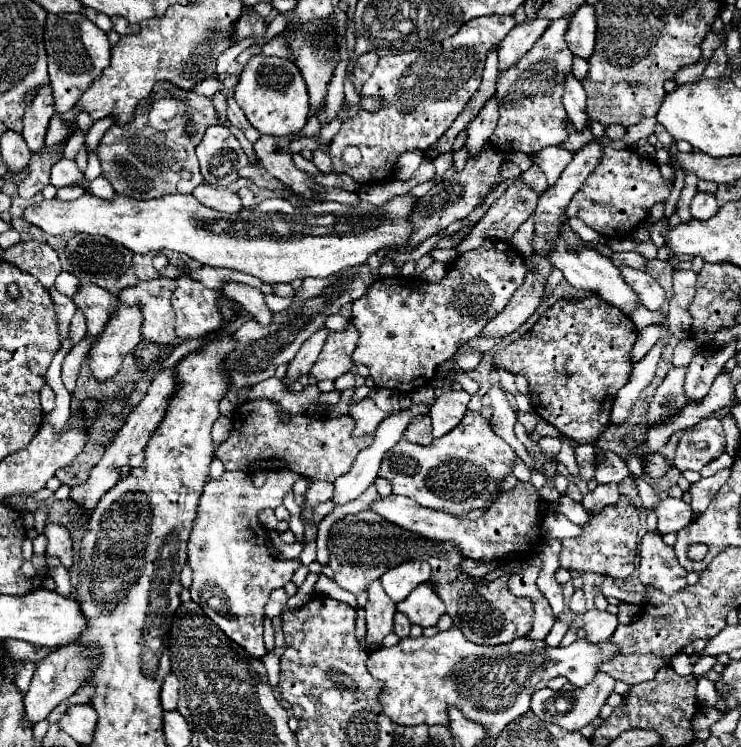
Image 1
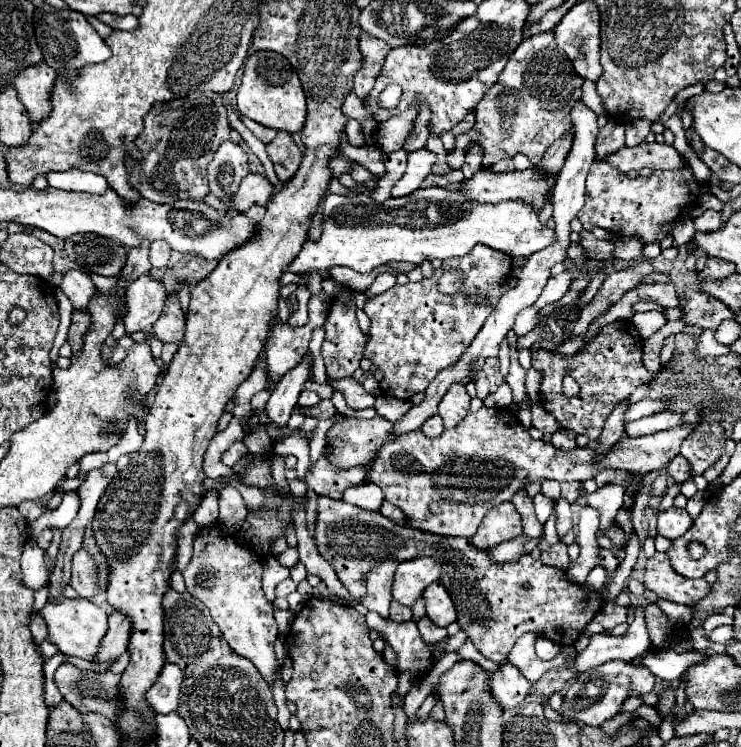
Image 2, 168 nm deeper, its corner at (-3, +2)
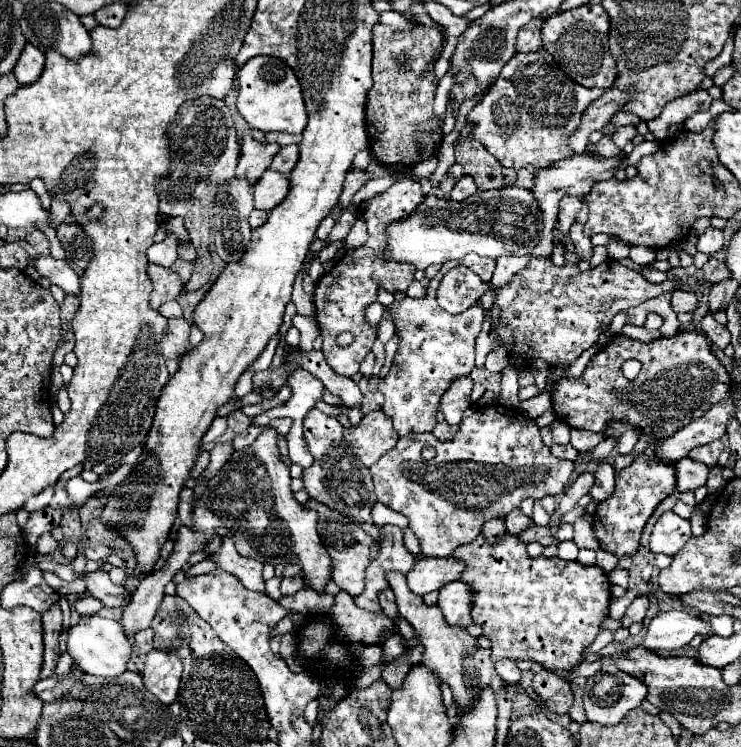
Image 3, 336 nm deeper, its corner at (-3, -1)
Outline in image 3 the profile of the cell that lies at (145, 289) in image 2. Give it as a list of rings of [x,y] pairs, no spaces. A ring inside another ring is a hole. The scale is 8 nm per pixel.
[[[150,264],[148,266],[148,278],[154,284],[154,296],[150,298],[150,306],[154,310],[158,310],[164,302],[176,298],[182,290],[182,280],[170,268],[160,268],[160,266]]]

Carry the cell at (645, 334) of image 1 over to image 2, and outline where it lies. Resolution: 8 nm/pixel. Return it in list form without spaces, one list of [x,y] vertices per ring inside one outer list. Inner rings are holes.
[[[660,311],[636,313],[636,315],[632,317],[632,323],[634,323],[634,327],[638,329],[640,337],[642,337],[642,339],[648,339],[650,335],[654,335],[654,333],[666,323],[666,317],[664,317],[664,313],[660,313]]]

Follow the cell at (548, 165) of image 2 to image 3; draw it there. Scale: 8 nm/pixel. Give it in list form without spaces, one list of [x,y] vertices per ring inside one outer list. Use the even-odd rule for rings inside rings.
[[[606,90],[604,96],[600,96],[598,100],[594,100],[582,120],[580,120],[580,128],[576,128],[576,134],[570,136],[570,148],[574,154],[582,154],[586,150],[586,144],[588,144],[588,136],[594,132],[594,130],[602,130],[608,120],[620,110],[620,106],[628,100],[628,96],[620,90]]]

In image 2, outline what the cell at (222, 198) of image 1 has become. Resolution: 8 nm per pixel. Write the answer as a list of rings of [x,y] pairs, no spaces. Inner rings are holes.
[[[250,173],[240,185],[234,197],[234,205],[238,211],[244,213],[252,205],[266,205],[268,199],[274,195],[274,191],[276,191],[276,185],[272,185],[264,175]]]

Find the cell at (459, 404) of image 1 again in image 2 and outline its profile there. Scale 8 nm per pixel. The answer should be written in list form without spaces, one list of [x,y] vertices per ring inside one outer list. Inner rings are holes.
[[[464,383],[452,385],[452,389],[448,389],[448,393],[438,405],[438,415],[444,419],[444,427],[446,429],[456,427],[468,415],[468,407],[470,407],[470,397],[464,389]]]

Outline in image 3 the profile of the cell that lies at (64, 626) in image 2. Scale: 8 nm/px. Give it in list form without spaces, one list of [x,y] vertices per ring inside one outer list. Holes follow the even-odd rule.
[[[82,616],[76,626],[68,630],[68,654],[72,656],[74,664],[80,666],[82,672],[102,676],[102,678],[114,678],[120,676],[126,670],[126,662],[130,660],[132,644],[124,632],[124,628],[110,618],[104,616]]]

